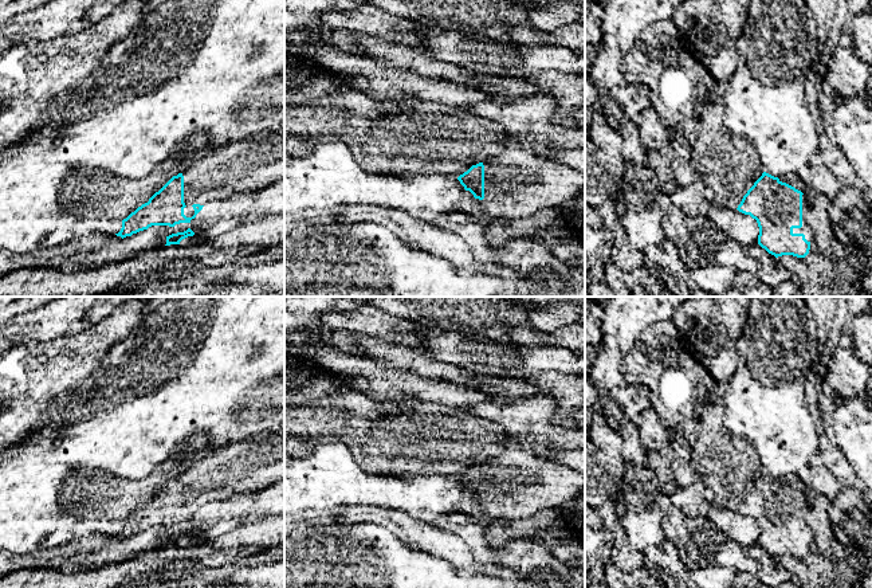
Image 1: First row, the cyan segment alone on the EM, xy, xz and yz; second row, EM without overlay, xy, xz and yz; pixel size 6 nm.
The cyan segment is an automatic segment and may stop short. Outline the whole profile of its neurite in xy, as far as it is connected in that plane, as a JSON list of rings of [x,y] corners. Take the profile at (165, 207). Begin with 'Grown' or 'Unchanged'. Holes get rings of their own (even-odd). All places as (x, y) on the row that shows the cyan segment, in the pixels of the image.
Grown. [[[284,129],[201,148],[197,153],[196,161],[188,162],[148,203],[122,220],[117,236],[123,239],[152,226],[190,223],[208,203],[225,200],[235,193],[256,192],[284,179]]]

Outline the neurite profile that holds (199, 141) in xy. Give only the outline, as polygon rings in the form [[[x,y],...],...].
[[[204,132],[181,144],[162,166],[138,180],[118,177],[102,170],[79,169],[70,175],[63,184],[63,204],[80,220],[123,220],[138,207],[148,203],[189,162],[196,161],[197,150],[201,148],[211,148]]]

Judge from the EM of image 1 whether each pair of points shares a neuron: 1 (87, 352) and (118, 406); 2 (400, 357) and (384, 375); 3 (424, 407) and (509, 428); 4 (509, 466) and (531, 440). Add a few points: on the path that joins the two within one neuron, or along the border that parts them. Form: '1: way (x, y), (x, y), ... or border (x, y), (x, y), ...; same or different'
1: border (116, 342), (101, 364), (74, 389); different
2: border (362, 357), (408, 368), (423, 377); different
3: border (498, 426), (510, 438); different
4: border (519, 445), (539, 457); different

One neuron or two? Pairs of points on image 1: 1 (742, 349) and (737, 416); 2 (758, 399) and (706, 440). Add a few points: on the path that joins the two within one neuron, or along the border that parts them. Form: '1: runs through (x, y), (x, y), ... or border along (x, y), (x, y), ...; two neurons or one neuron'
1: runs through (742, 365), (749, 375), (749, 400); one neuron
2: border along (722, 422), (730, 432), (741, 434), (751, 443); two neurons

